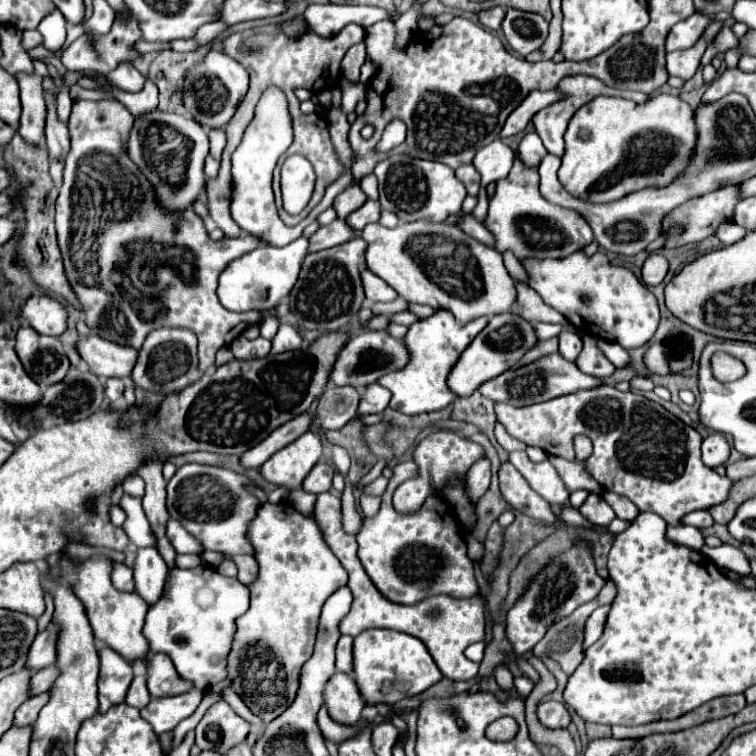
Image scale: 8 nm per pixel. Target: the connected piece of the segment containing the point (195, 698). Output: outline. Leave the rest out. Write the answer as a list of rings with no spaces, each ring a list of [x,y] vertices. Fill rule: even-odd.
[[[192,688],[186,694],[172,696],[172,698],[152,698],[148,706],[140,710],[142,718],[148,720],[156,734],[172,732],[184,718],[188,718],[200,704],[202,692]]]

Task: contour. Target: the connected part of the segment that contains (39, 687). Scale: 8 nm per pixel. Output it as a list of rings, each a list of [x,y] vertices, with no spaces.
[[[54,666],[42,668],[40,672],[32,674],[32,684],[30,684],[30,688],[28,688],[28,696],[32,698],[32,696],[38,696],[38,694],[42,694],[42,692],[48,692],[48,688],[50,688],[52,682],[56,680],[56,676],[58,676],[58,672],[56,672]]]

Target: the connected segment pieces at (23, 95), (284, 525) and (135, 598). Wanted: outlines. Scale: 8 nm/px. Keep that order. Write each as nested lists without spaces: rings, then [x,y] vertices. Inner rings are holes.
[[[20,74],[20,100],[22,100],[22,116],[20,116],[20,136],[28,140],[28,144],[44,144],[44,88],[42,78],[38,74],[26,76]]]
[[[290,502],[260,504],[256,518],[248,524],[248,542],[254,548],[258,576],[248,586],[250,608],[244,616],[236,620],[236,636],[228,652],[228,678],[232,690],[244,700],[244,704],[262,722],[268,724],[292,704],[298,690],[300,668],[312,654],[322,604],[328,596],[332,596],[332,592],[336,592],[336,588],[346,586],[348,574],[344,572],[340,560],[336,560],[334,552],[326,546],[326,540],[316,524],[314,514],[304,516]]]
[[[104,556],[98,562],[86,560],[84,564],[72,564],[68,558],[62,560],[62,578],[70,582],[76,596],[82,600],[94,638],[114,648],[128,664],[148,664],[148,640],[142,636],[148,604],[136,592],[118,592],[110,582],[110,558]]]

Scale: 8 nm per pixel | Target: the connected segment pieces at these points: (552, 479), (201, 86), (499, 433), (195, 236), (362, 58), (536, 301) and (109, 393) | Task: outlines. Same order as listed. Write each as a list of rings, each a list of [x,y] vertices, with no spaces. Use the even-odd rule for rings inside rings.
[[[514,451],[513,463],[518,472],[528,480],[530,488],[536,490],[544,500],[562,505],[569,499],[569,492],[565,488],[564,482],[560,480],[556,468],[552,468],[550,462],[534,464],[526,456],[526,451]]]
[[[210,50],[204,60],[196,62],[186,70],[182,78],[182,106],[186,112],[208,130],[224,128],[228,120],[234,116],[238,104],[248,92],[248,72],[230,56],[220,50]],[[200,116],[204,122],[200,122]]]
[[[496,422],[496,432],[494,434],[496,434],[496,438],[498,438],[498,442],[500,442],[500,446],[504,450],[508,450],[508,452],[512,452],[512,450],[526,450],[526,444],[516,440],[514,436],[510,436],[500,422]]]
[[[74,100],[74,104],[72,104],[72,114],[70,114],[70,120],[68,120],[72,148],[66,156],[64,184],[62,184],[58,200],[56,200],[56,236],[58,236],[58,246],[60,246],[60,252],[62,252],[62,260],[64,260],[64,272],[66,272],[68,282],[72,284],[72,290],[74,290],[78,302],[82,304],[82,310],[84,310],[84,316],[86,316],[86,326],[90,328],[92,334],[104,336],[104,340],[112,340],[116,344],[128,344],[128,346],[140,350],[148,332],[152,332],[156,328],[162,328],[162,326],[188,328],[198,336],[198,360],[200,360],[198,368],[200,368],[200,372],[206,372],[206,368],[210,368],[214,364],[214,354],[216,354],[218,348],[230,346],[230,342],[234,338],[238,338],[250,324],[258,324],[266,314],[276,314],[274,310],[270,310],[270,312],[250,310],[250,312],[244,312],[244,314],[228,312],[226,308],[222,308],[222,304],[218,302],[218,296],[216,296],[218,274],[234,258],[240,258],[242,254],[254,250],[258,246],[258,238],[240,236],[240,238],[228,238],[228,242],[210,242],[208,232],[204,228],[204,222],[202,222],[200,216],[194,214],[194,210],[186,210],[182,214],[168,214],[162,208],[158,208],[158,204],[154,202],[154,192],[152,192],[150,182],[138,172],[138,168],[132,164],[132,160],[126,154],[126,140],[128,140],[128,132],[132,128],[132,122],[134,122],[134,116],[116,100]]]
[[[363,41],[358,43],[346,52],[341,61],[341,71],[343,75],[352,80],[352,82],[359,82],[360,67],[366,61],[365,44]]]
[[[516,282],[518,290],[518,314],[526,318],[528,322],[538,320],[538,322],[550,322],[550,324],[564,324],[566,318],[552,310],[544,300],[526,284],[526,282]]]
[[[110,378],[110,380],[106,380],[106,388],[104,388],[104,392],[106,392],[106,398],[114,404],[114,402],[118,402],[118,400],[122,398],[124,382],[122,382],[120,378]]]

